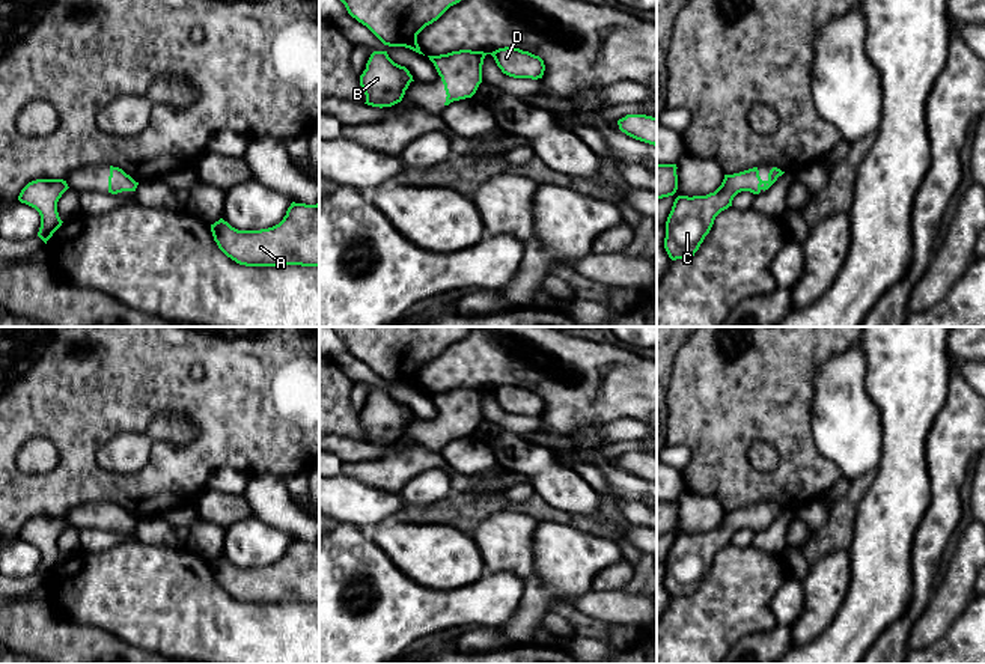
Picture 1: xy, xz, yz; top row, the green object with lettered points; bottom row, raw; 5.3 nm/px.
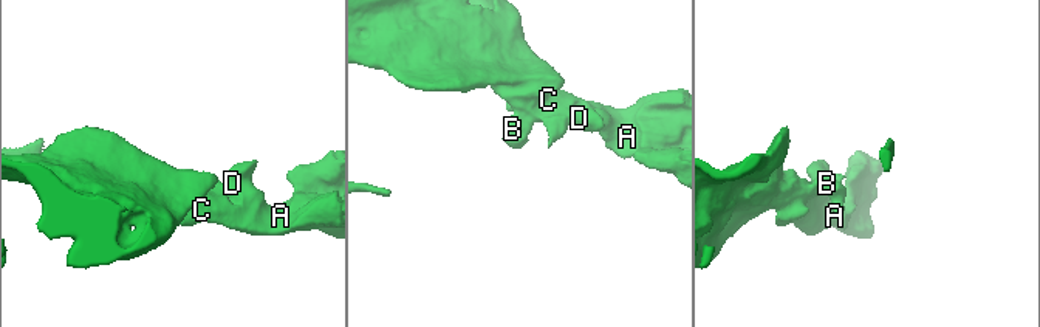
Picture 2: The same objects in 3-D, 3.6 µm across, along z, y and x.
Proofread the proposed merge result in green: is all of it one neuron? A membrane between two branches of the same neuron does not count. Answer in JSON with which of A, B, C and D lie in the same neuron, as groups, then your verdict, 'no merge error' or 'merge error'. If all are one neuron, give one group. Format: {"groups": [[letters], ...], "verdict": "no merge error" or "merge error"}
{"groups": [["A", "B", "C", "D"]], "verdict": "no merge error"}

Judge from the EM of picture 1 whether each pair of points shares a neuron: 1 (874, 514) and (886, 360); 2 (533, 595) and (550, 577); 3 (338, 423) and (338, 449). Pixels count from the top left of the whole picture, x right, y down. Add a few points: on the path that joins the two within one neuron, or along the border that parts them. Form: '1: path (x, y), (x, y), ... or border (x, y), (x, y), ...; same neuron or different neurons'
1: path (899, 476), (899, 398); same neuron
2: path (538, 592), (548, 581); same neuron
3: border (335, 434), (363, 440); different neurons

